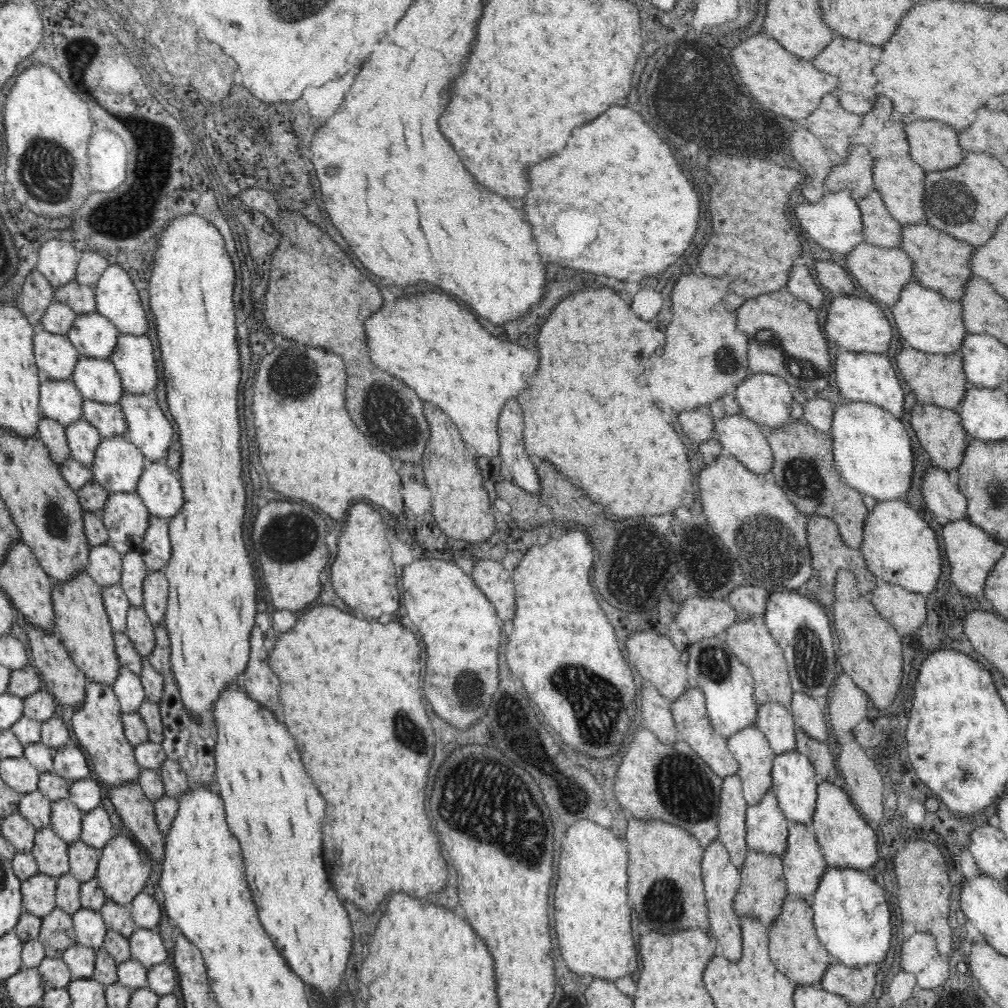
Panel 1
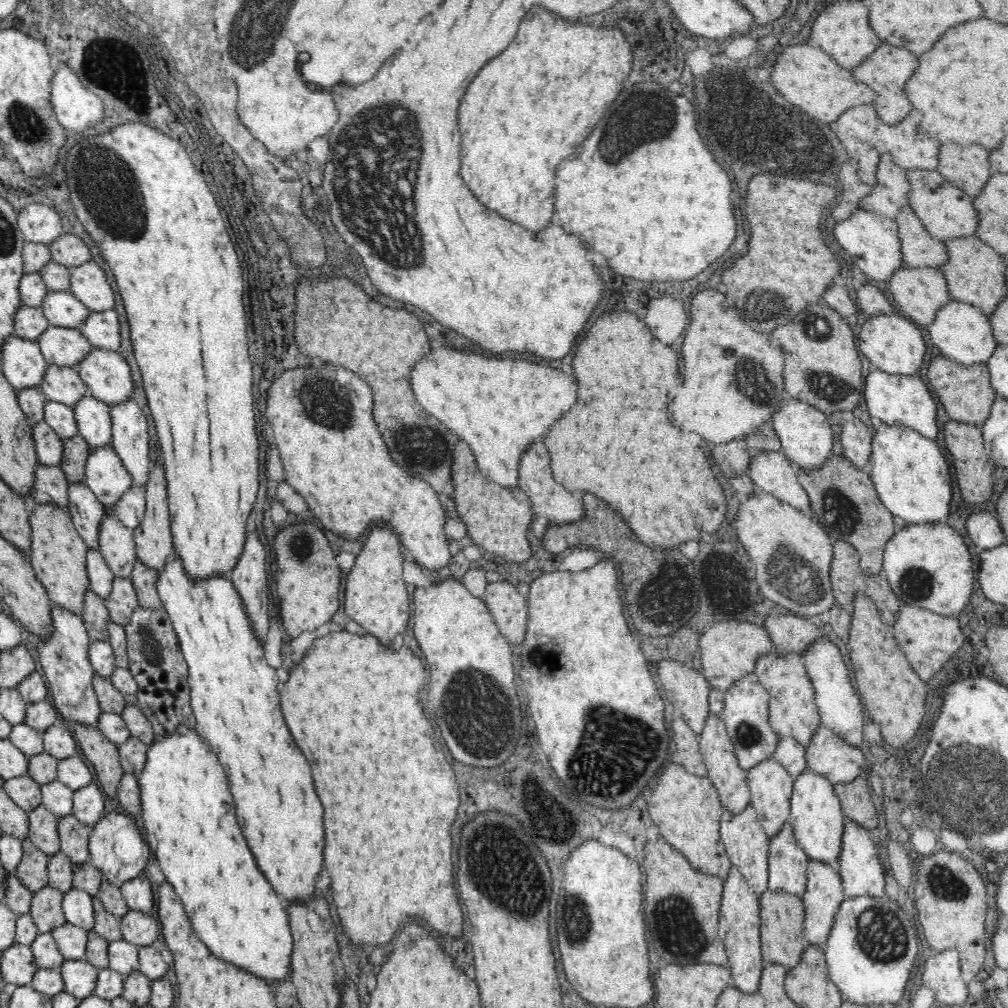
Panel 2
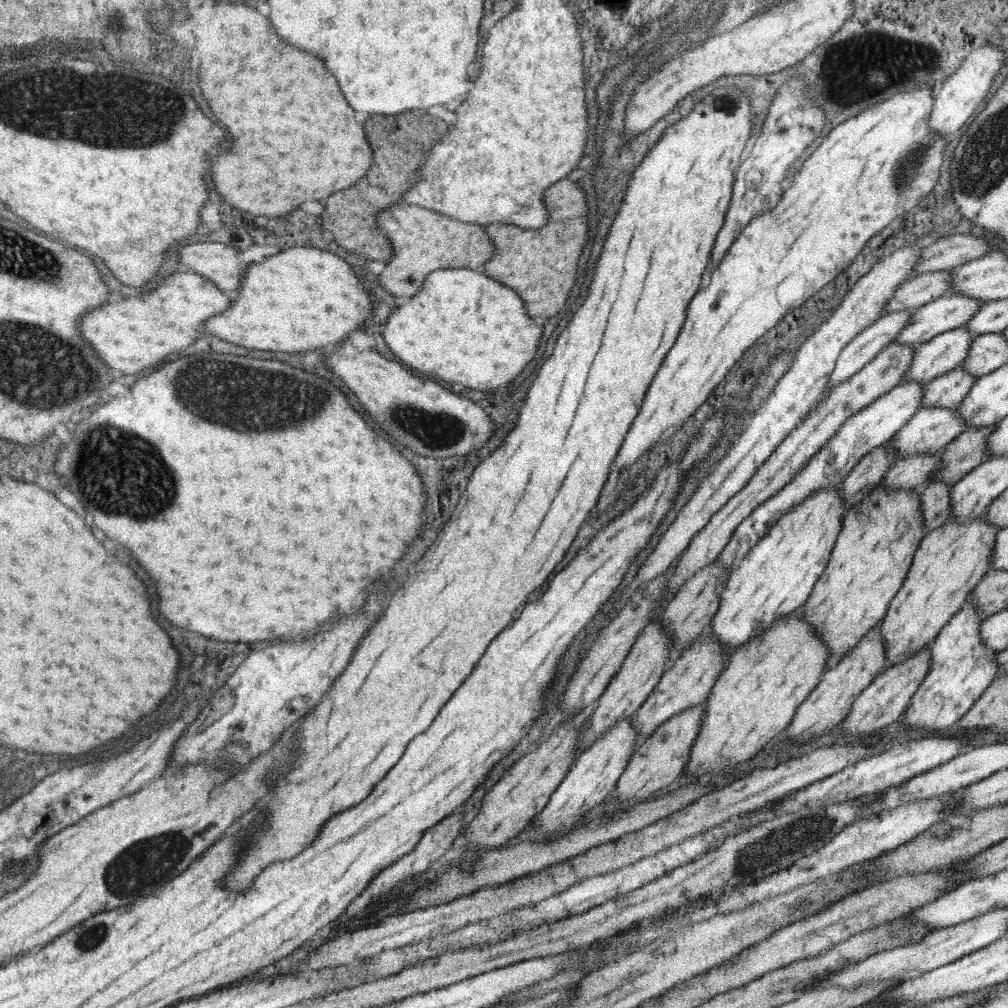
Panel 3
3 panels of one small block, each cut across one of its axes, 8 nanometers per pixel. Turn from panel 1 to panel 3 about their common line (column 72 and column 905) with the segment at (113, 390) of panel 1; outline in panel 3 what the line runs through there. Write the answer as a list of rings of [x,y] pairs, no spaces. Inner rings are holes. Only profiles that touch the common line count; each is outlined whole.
[[[964,326],[942,332],[915,347],[903,380],[925,383],[963,364],[973,334]]]

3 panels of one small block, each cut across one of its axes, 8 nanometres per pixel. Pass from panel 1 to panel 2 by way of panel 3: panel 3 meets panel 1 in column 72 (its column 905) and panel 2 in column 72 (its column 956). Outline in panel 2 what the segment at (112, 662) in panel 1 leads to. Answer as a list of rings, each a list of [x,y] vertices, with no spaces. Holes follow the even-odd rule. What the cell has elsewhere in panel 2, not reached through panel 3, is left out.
[[[47,502],[30,507],[30,548],[28,556],[36,576],[45,586],[51,602],[70,612],[82,613],[84,592],[89,589],[86,552],[89,546],[79,535],[66,507]]]

